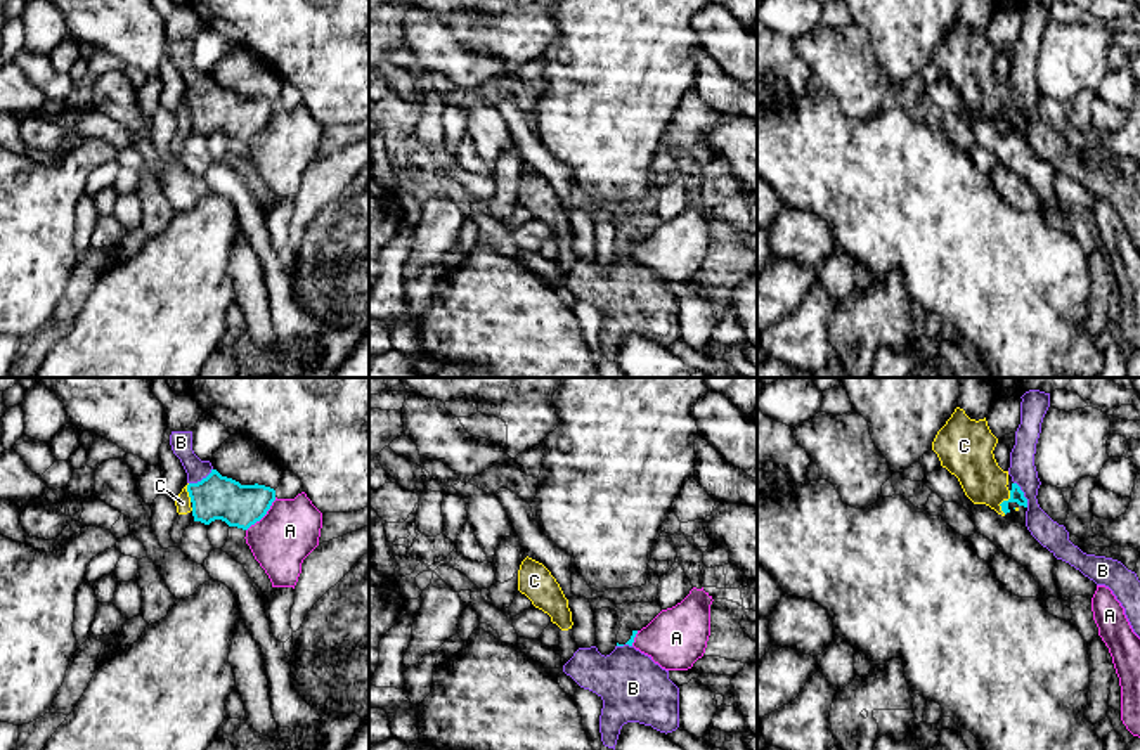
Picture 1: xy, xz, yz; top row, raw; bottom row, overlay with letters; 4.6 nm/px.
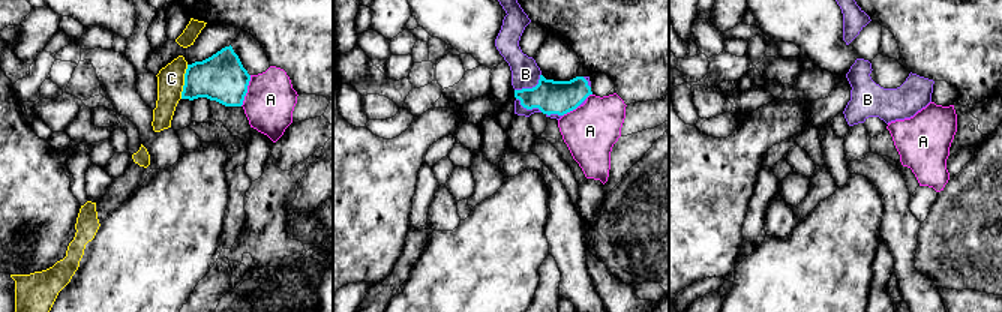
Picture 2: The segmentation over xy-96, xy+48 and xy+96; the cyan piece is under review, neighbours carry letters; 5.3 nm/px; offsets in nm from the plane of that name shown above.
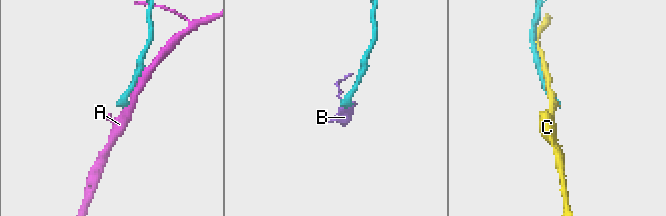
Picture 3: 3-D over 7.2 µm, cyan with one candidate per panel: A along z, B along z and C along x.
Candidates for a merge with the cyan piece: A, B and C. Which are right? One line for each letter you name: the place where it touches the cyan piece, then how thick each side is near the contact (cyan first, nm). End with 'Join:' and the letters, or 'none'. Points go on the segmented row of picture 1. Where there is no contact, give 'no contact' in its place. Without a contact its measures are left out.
B: meets cyan in yz at (1023, 494); 60 nm thick on the cyan side, 130 nm on the other
Join: B

